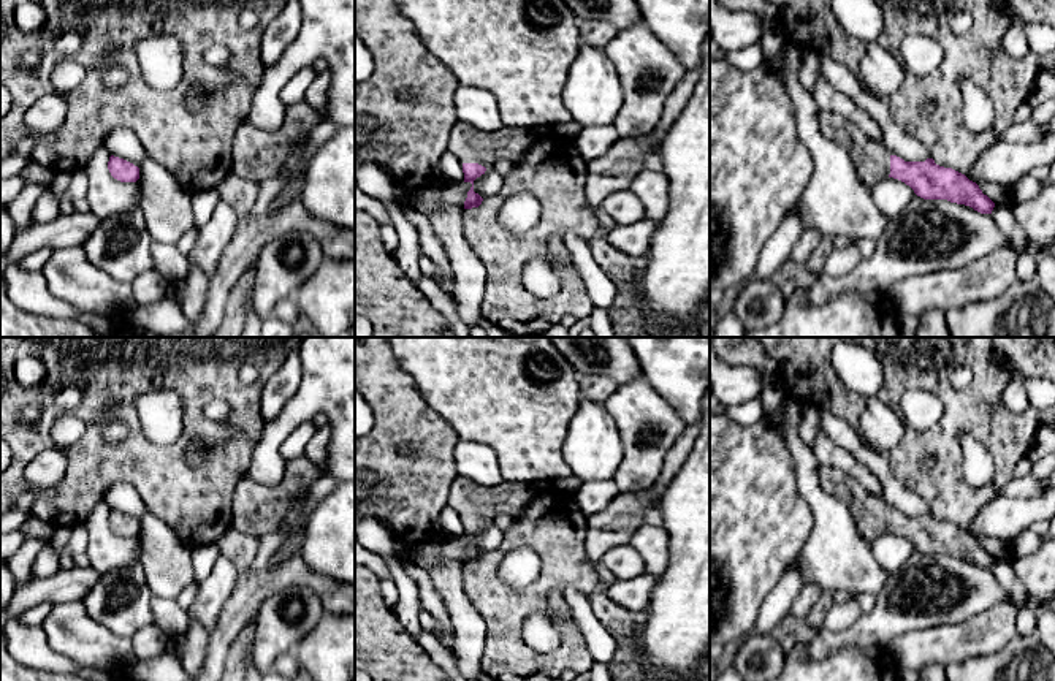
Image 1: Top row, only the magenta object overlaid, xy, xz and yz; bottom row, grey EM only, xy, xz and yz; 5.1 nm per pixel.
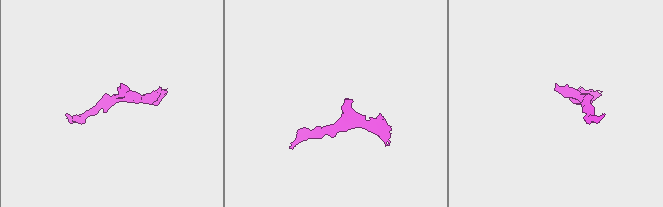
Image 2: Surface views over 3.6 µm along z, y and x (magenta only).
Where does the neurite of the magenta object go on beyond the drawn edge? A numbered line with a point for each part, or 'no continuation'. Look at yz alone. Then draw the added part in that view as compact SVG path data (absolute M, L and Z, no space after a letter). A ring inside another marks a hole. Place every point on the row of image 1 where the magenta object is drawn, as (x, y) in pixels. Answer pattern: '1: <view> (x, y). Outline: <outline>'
1: yz (872, 160). Outline: M821 111L822 135L844 147L855 165L862 182L871 188L890 174L890 154L881 143L871 141L862 130L843 116Z

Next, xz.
1: xz (469, 144). Outline: M461 120L451 125L447 152L461 163L478 163L491 168L497 158L520 162L531 146L532 130L502 127L499 131L482 131Z

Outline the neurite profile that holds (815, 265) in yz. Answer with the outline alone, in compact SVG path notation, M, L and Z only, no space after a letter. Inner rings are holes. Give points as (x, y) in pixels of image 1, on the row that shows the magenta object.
M824 234L822 241L811 253L809 260L803 264L811 274L819 276L824 269L827 257L833 252L833 236Z

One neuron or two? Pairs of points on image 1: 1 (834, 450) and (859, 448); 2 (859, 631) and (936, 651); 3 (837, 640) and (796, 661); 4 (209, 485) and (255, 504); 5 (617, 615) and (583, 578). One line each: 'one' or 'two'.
1: two
2: two
3: two
4: two
5: two

